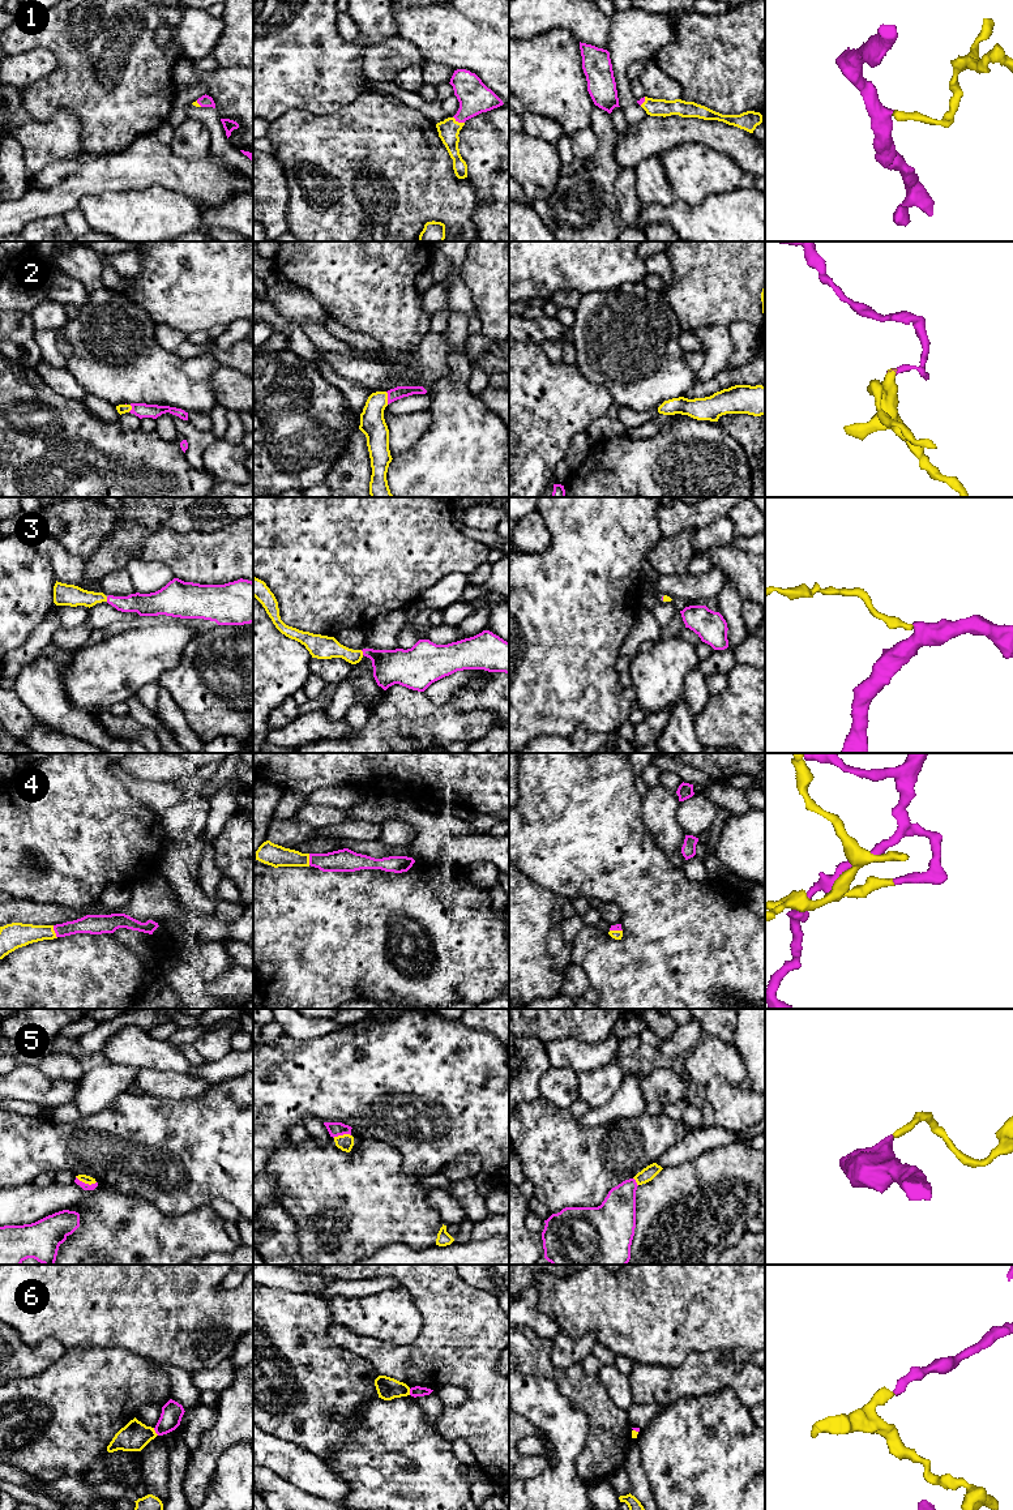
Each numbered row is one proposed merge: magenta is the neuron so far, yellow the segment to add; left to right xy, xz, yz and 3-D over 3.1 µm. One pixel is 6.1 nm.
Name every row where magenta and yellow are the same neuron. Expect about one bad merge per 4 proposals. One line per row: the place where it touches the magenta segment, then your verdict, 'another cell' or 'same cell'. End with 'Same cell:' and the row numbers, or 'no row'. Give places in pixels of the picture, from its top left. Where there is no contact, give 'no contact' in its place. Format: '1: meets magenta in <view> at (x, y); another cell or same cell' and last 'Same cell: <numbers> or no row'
1: meets magenta in xz at (458, 122); same cell
2: meets magenta in xz at (388, 398); same cell
3: meets magenta in xy at (107, 599); same cell
4: meets magenta in xy at (55, 932); same cell
5: meets magenta in xy at (86, 1184); same cell
6: meets magenta in xy at (155, 1432); another cell
Same cell: 1, 2, 3, 4, 5

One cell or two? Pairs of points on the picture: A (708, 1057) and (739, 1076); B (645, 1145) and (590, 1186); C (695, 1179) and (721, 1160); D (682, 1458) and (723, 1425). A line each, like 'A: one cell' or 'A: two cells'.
A: one cell
B: one cell
C: one cell
D: one cell

